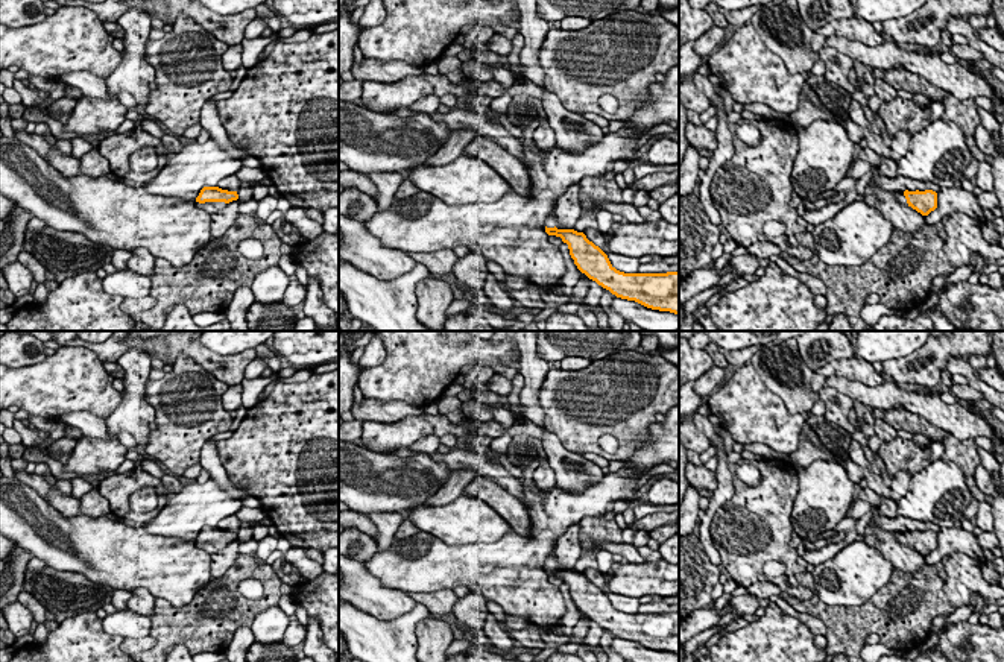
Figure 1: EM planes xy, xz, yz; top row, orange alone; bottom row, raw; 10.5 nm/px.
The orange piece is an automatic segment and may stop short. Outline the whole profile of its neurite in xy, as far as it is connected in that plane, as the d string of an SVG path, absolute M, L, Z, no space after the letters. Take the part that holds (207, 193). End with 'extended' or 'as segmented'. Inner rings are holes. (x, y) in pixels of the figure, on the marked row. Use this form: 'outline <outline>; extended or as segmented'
outline M204 187L196 197L196 206L202 208L208 214L214 214L223 210L226 203L237 199L237 191L228 191L219 187Z; extended

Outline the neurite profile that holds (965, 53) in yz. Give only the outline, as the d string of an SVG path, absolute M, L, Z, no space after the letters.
M952 44L951 50L960 62L974 62L983 58L981 53L972 49L969 44Z

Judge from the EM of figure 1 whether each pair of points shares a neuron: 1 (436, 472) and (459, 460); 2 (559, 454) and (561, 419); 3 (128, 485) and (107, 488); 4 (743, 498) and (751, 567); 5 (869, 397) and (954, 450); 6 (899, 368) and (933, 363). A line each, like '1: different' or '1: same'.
1: different
2: different
3: same
4: same
5: different
6: same

